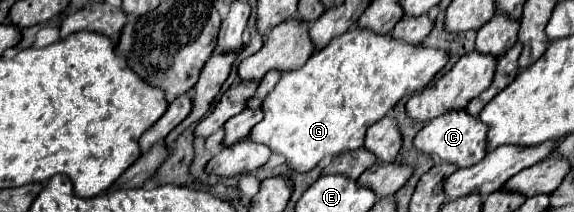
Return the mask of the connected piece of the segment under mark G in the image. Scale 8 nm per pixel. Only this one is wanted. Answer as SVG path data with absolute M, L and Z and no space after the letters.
M349 29L341 37L333 39L323 49L315 51L309 61L293 71L283 71L275 89L263 101L263 121L251 131L251 139L255 143L267 145L273 153L281 153L287 157L287 163L305 173L313 169L325 155L337 157L345 151L353 151L363 147L365 131L383 119L399 99L405 95L413 95L421 91L449 61L447 49L433 49L423 45L411 45L407 41L387 35L379 35L371 29Z

